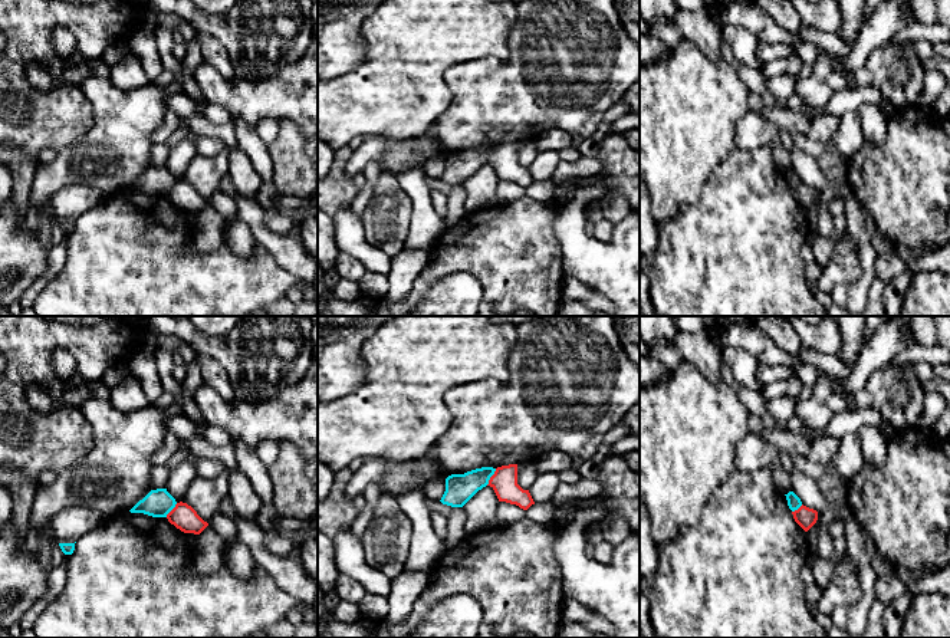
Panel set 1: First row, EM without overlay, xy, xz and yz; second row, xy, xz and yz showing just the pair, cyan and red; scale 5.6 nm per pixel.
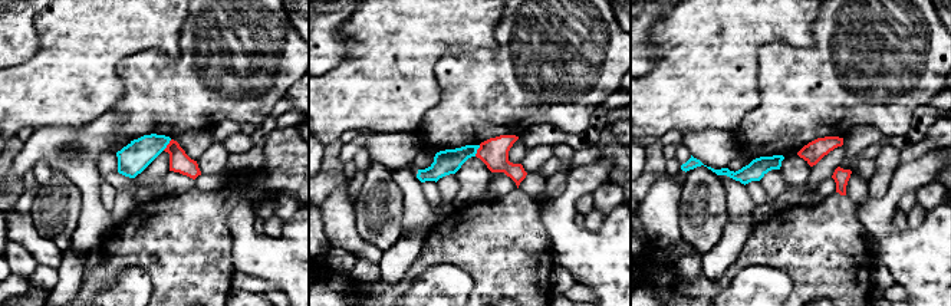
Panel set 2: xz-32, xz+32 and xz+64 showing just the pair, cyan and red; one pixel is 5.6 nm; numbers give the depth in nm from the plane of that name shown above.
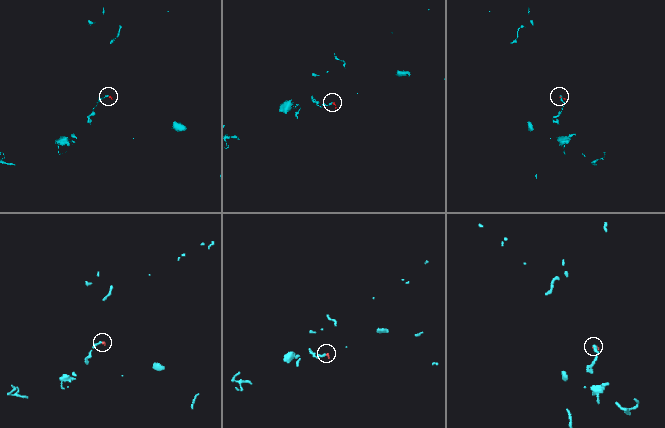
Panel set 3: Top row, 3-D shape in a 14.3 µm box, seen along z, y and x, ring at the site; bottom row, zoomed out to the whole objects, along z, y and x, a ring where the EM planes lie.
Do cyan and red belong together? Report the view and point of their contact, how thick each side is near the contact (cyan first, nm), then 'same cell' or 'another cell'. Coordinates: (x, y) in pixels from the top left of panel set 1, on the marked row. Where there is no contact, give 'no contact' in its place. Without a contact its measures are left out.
xz (490, 476) | 160/140 nm | another cell

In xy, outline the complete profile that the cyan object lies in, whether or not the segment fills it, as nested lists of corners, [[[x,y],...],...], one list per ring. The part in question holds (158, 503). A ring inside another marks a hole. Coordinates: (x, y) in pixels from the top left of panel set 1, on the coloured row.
[[[157,489],[151,490],[129,512],[144,513],[152,517],[167,517],[175,504],[175,499],[167,491],[167,489]]]

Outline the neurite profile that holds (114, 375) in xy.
[[[118,364],[109,369],[106,369],[103,381],[106,385],[114,385],[114,384],[119,384],[121,381],[124,381],[128,376],[129,371],[128,366],[125,364]]]

